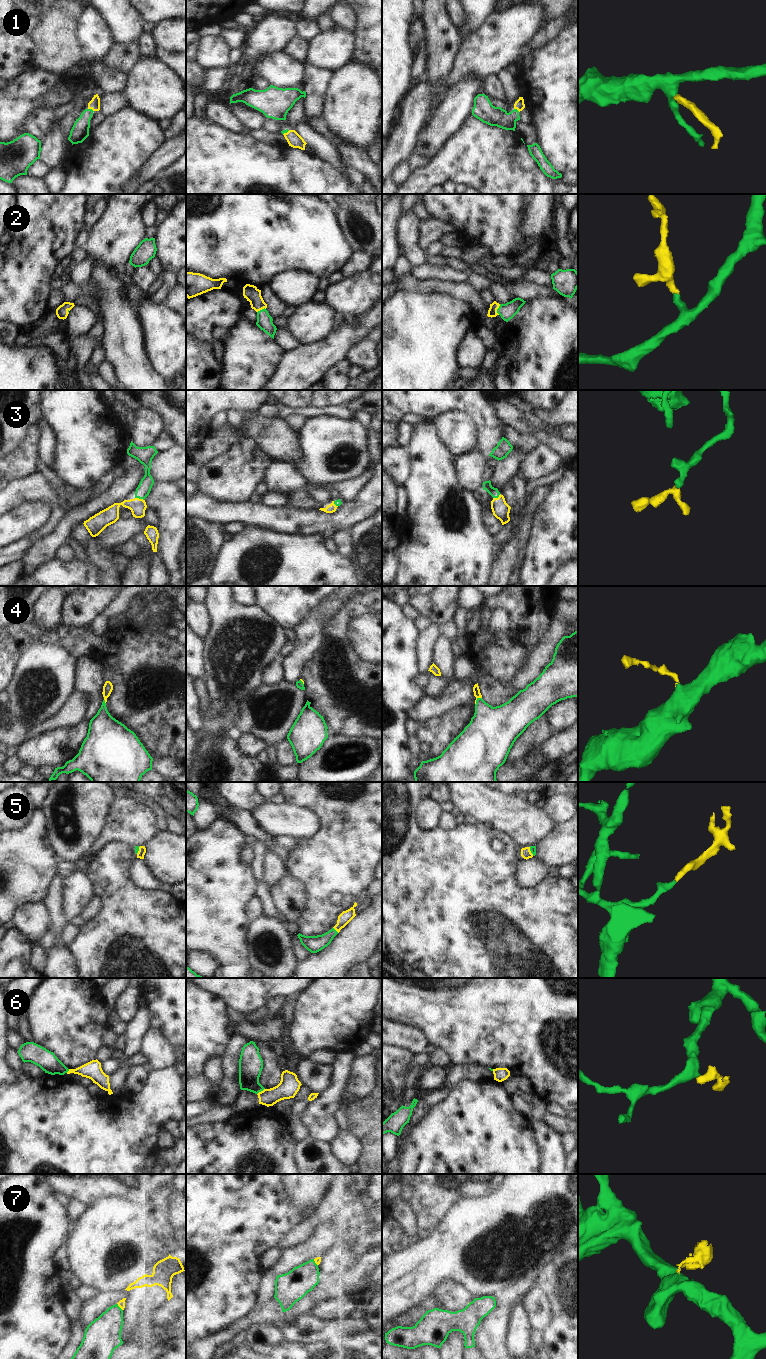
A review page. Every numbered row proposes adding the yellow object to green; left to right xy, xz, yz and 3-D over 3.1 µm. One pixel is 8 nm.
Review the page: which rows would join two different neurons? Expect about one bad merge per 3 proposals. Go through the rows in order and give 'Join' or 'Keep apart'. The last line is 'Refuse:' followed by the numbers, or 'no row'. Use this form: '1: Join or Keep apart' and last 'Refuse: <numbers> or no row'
1: Join
2: Join
3: Join
4: Join
5: Join
6: Keep apart
7: Keep apart
Refuse: 6, 7

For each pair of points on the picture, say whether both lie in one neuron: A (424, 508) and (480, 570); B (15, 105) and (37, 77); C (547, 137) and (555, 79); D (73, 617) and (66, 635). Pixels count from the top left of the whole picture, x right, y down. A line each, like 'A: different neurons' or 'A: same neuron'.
A: same neuron
B: same neuron
C: same neuron
D: different neurons

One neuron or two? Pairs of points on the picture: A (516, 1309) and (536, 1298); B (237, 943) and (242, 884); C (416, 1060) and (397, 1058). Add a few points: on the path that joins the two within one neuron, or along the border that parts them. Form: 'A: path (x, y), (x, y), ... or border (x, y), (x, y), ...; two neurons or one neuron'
A: border (521, 1298), (526, 1316), (532, 1327); two neurons
B: path (237, 928), (237, 899); one neuron
C: border (413, 1055), (406, 1072), (407, 1074); two neurons

